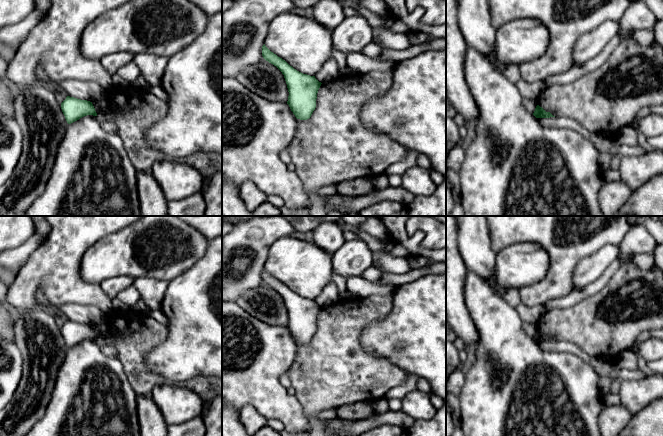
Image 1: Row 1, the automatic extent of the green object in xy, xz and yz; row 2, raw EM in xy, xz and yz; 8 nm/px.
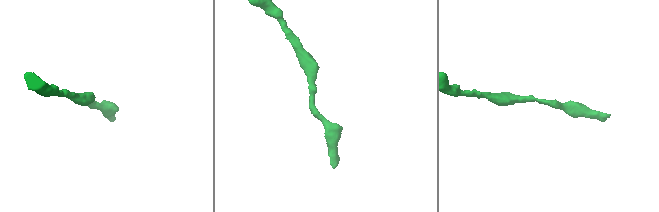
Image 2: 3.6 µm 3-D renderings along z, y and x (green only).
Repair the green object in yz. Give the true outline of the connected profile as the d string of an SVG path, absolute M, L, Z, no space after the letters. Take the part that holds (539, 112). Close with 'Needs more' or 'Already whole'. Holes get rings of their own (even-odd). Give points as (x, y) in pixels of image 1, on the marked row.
M539 105L536 106L535 111L533 115L536 118L550 118L550 117L555 117L553 116L550 112L546 112L542 107Z. Already whole

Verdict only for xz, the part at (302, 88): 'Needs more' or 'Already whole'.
Already whole

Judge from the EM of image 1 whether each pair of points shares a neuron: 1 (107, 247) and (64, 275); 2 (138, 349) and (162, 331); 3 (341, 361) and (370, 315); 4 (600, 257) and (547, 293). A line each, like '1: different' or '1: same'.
1: different
2: same
3: same
4: different

